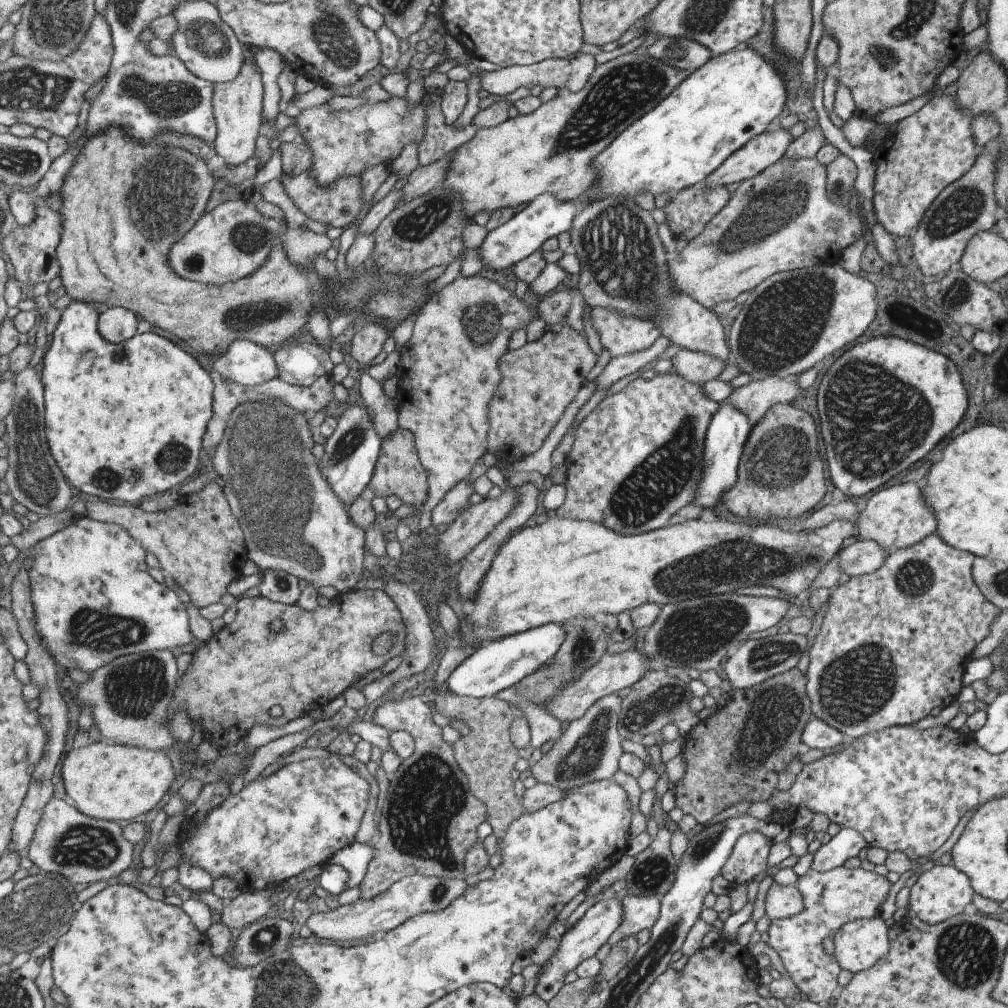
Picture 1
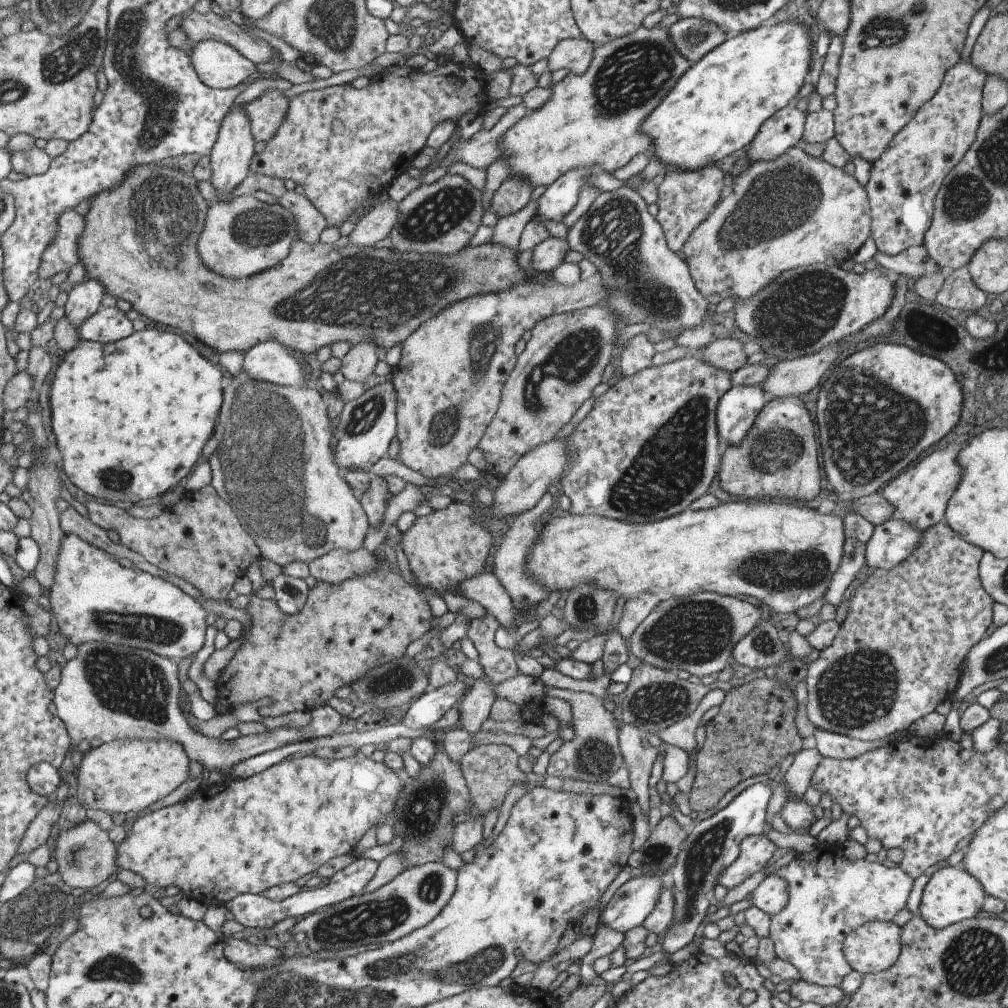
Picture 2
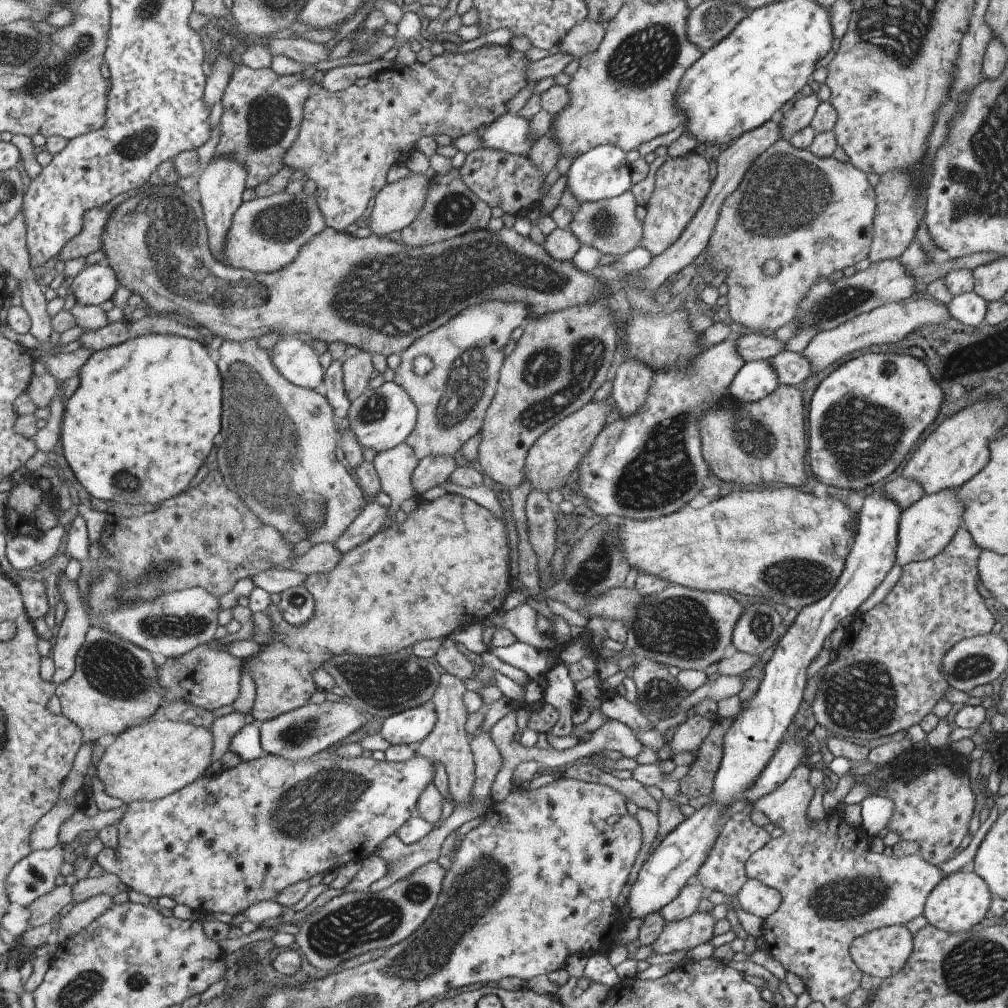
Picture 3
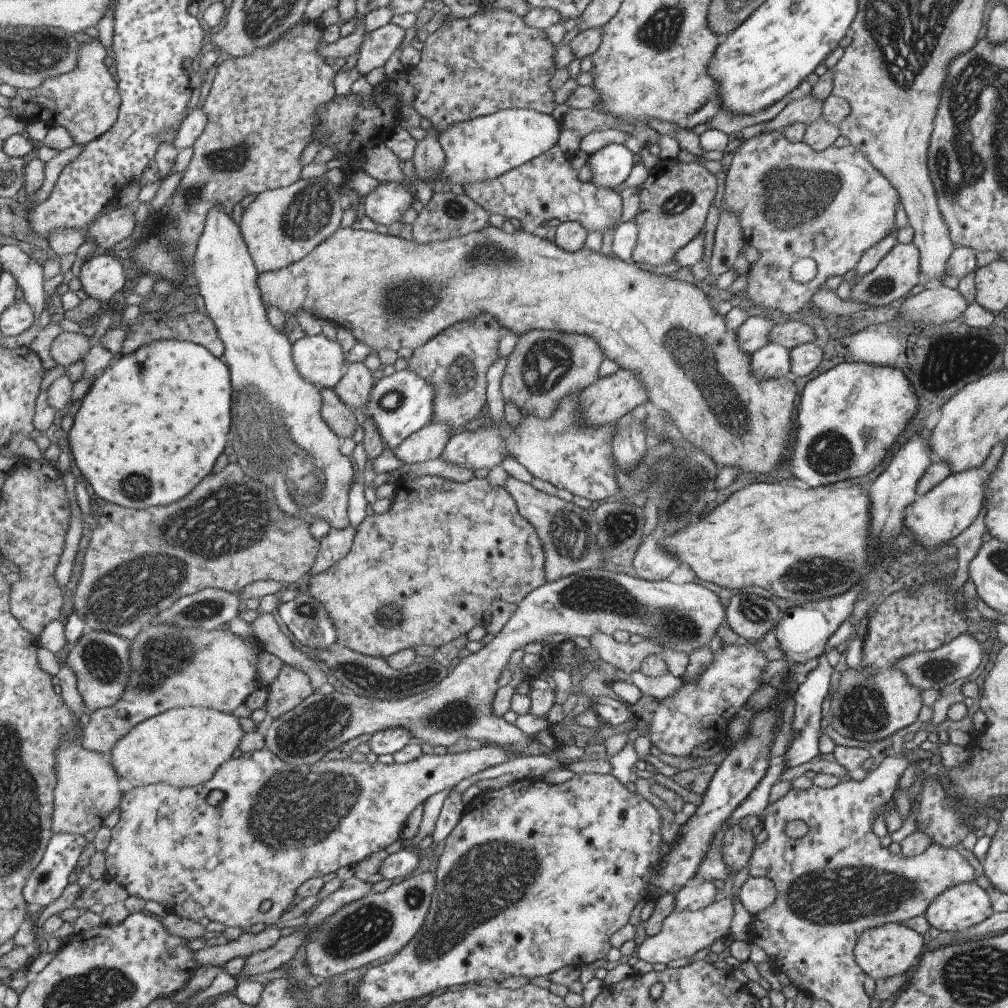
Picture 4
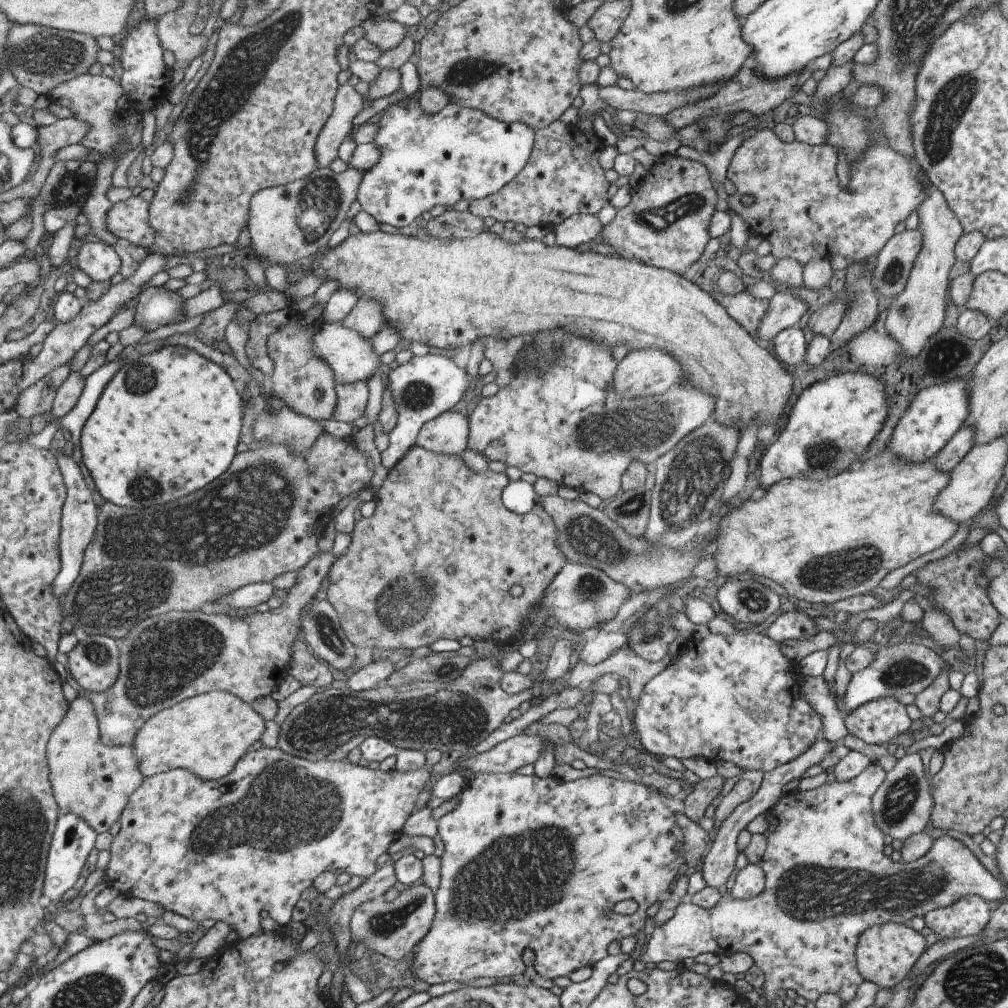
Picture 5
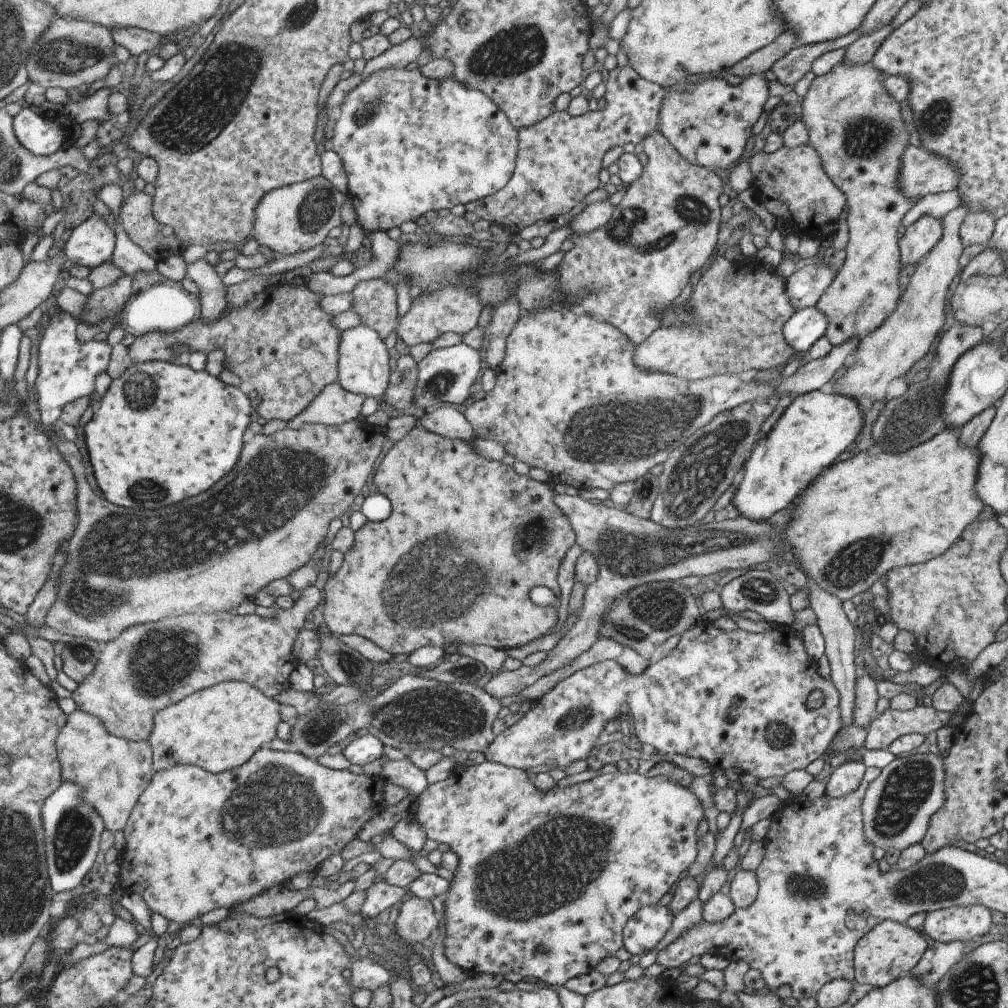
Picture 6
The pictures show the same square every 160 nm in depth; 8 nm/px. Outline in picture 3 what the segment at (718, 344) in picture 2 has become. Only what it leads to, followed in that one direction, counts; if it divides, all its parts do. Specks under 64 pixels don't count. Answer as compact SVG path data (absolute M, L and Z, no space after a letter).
M749 332L749 334L736 337L735 352L746 363L759 359L767 360L782 350L783 343L775 340L773 334L766 335L762 332Z

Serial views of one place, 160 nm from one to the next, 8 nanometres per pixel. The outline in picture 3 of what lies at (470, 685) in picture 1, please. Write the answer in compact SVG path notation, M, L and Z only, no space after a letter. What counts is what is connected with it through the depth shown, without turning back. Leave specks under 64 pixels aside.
M419 705L386 717L380 734L391 745L414 746L423 740L436 723L436 711Z

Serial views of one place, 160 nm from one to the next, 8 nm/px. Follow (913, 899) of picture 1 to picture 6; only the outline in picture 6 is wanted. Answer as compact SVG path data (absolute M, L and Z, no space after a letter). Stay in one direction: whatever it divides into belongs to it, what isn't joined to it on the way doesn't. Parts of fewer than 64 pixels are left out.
M969 905L964 907L947 907L926 913L922 928L927 936L938 943L959 940L961 942L974 935L985 934L993 922L988 908L983 905Z

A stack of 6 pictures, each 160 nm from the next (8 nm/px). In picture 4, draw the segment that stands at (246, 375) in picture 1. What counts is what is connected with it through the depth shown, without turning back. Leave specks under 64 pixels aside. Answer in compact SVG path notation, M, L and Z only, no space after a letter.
M322 334L295 339L290 343L290 355L295 372L318 389L333 388L347 366L338 342Z

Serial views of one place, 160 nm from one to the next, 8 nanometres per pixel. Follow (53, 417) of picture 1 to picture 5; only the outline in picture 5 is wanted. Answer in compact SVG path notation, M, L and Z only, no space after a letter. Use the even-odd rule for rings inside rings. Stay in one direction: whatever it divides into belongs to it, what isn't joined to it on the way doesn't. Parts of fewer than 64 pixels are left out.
M89 242L78 250L77 268L97 283L111 280L121 270L121 258L115 248L109 245L105 242ZM167 345L159 351L140 355L137 360L127 362L115 373L113 380L109 382L107 388L103 391L97 408L95 408L83 427L81 438L83 462L94 480L96 490L107 501L122 507L129 507L134 511L173 502L175 498L181 498L185 494L191 494L191 492L207 486L211 480L215 480L217 476L221 476L227 470L227 466L231 464L233 454L235 454L237 438L240 438L242 431L244 431L240 426L242 407L242 399L235 392L235 388L231 384L231 378L227 376L227 372L221 366L213 364L212 361L192 349L178 345Z

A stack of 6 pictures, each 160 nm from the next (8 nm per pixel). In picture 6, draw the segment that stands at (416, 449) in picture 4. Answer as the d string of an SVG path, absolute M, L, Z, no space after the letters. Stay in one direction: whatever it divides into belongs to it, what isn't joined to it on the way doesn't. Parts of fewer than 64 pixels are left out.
M441 404L435 410L421 416L418 424L430 433L451 440L462 439L462 436L465 436L465 442L472 442L471 430L463 413L457 411L453 406L449 406L449 404Z

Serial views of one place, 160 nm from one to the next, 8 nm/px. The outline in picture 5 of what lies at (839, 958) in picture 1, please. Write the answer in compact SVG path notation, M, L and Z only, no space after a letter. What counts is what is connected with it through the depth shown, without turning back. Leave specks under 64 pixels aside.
M881 923L866 928L860 935L854 950L854 959L857 972L863 980L876 984L878 988L892 988L898 982L906 978L918 956L924 951L925 939L919 931L899 923Z

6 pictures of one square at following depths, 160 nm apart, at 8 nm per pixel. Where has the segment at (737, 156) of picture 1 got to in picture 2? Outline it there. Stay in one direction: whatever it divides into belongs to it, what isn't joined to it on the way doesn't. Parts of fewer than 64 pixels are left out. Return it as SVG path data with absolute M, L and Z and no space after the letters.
M790 103L765 120L759 126L755 138L744 148L751 163L773 160L797 145L803 134L806 113Z

